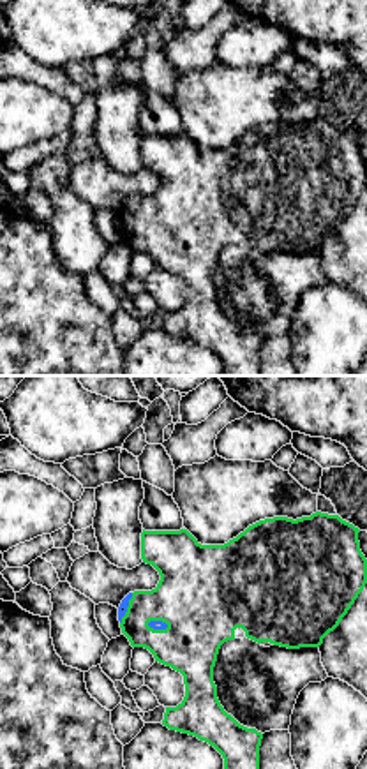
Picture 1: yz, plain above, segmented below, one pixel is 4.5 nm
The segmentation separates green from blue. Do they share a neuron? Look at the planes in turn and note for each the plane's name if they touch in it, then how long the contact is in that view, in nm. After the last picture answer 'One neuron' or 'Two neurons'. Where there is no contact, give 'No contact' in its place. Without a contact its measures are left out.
Touches green in yz. Shared border 160 nm

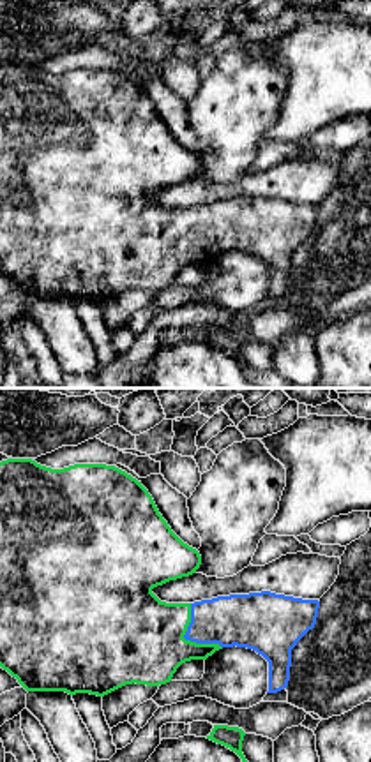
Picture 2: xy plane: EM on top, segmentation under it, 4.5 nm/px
Touches green in xy. Shared border 260 nm

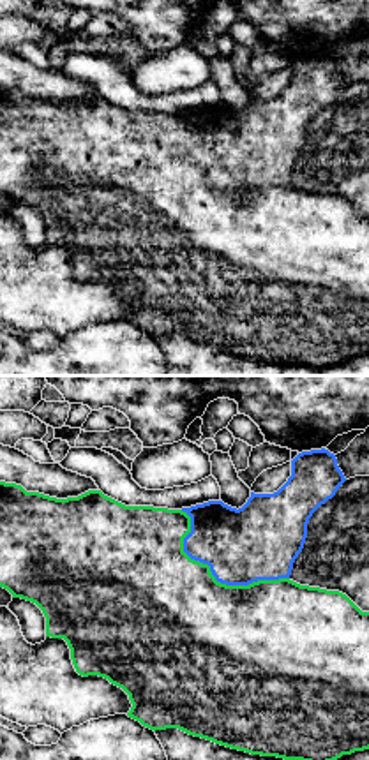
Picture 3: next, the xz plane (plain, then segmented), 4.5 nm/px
Touches green in xz. Shared border 600 nm

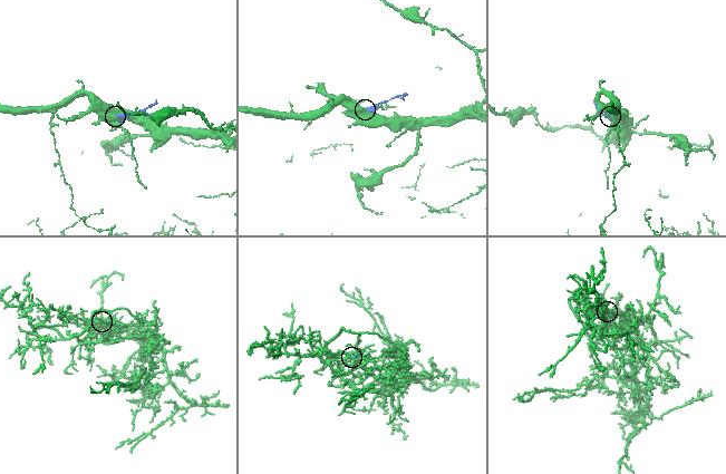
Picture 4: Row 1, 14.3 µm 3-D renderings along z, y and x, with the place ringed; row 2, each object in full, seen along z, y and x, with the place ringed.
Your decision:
One neuron

